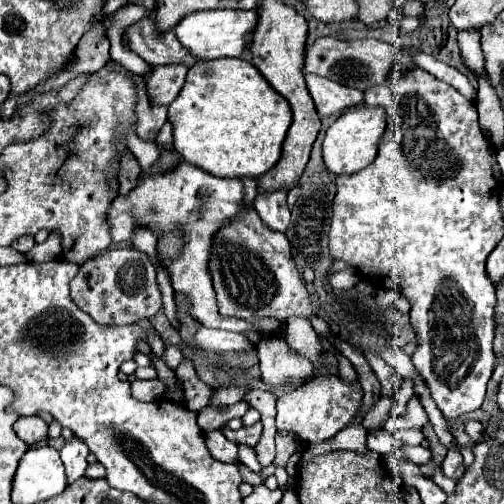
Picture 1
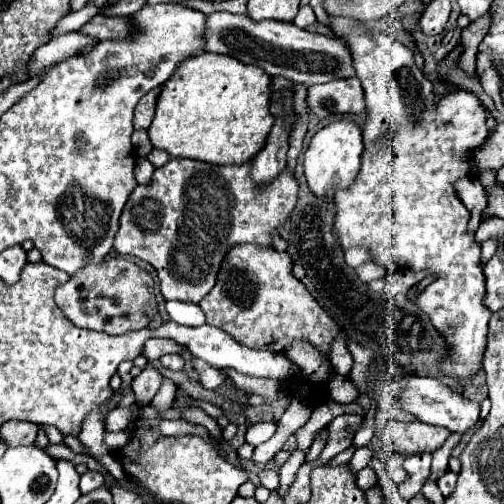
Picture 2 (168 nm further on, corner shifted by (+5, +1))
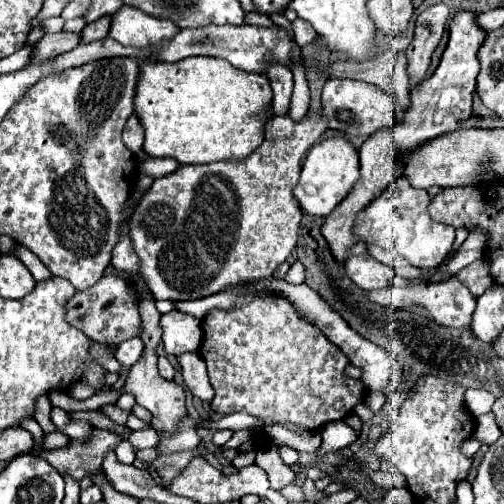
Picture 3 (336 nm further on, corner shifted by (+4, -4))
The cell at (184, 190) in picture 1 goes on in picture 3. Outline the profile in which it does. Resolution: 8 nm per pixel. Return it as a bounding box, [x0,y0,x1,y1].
[129,114,327,302]

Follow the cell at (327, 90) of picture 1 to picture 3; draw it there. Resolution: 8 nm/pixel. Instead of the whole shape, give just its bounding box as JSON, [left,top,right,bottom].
[321,78,395,136]

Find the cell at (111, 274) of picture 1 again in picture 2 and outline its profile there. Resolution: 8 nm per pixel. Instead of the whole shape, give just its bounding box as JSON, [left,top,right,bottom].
[56,259,158,335]

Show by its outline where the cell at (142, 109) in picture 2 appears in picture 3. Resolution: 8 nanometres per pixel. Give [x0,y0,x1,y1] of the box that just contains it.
[123,114,145,154]

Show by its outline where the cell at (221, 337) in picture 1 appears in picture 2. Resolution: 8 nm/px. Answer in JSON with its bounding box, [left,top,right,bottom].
[142,339,182,361]

